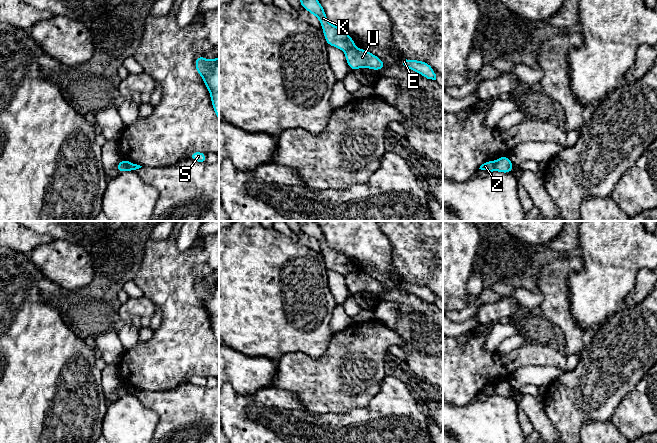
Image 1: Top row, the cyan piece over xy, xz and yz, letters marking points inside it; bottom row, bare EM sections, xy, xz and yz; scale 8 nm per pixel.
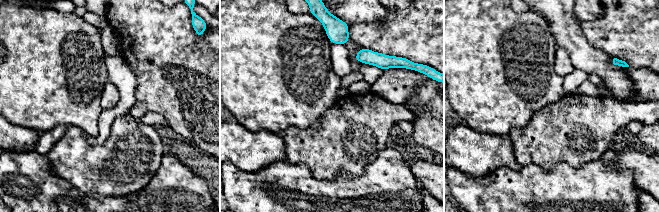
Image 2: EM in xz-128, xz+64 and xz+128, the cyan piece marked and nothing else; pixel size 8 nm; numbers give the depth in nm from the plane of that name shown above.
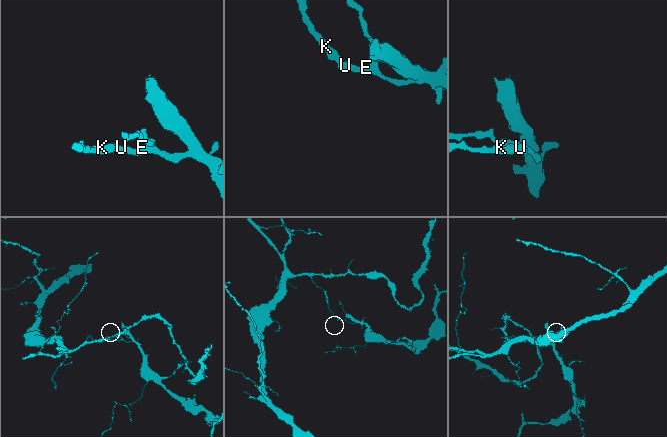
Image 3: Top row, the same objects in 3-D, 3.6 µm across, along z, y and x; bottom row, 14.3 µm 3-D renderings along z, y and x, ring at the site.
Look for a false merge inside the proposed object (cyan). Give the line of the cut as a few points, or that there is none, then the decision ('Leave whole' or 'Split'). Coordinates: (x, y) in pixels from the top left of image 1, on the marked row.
Split along xy (123, 160), (126, 170). Split

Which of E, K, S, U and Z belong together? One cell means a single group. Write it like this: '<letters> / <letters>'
E S U / K Z

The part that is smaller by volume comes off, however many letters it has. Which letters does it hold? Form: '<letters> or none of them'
E, S, U

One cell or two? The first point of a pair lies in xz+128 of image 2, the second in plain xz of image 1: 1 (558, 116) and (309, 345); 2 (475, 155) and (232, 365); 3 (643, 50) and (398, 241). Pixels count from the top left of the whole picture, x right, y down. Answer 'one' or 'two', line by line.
1: two
2: one
3: one

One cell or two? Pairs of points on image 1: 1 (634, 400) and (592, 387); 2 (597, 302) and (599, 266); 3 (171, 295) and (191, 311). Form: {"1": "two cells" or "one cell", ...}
{"1": "two cells", "2": "one cell", "3": "one cell"}

